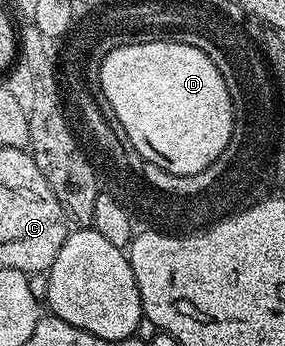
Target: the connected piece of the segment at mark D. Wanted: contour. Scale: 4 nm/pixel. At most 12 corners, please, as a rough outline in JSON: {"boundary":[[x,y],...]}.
{"boundary":[[201,48],[103,57],[99,88],[129,145],[200,174],[235,123]]}

